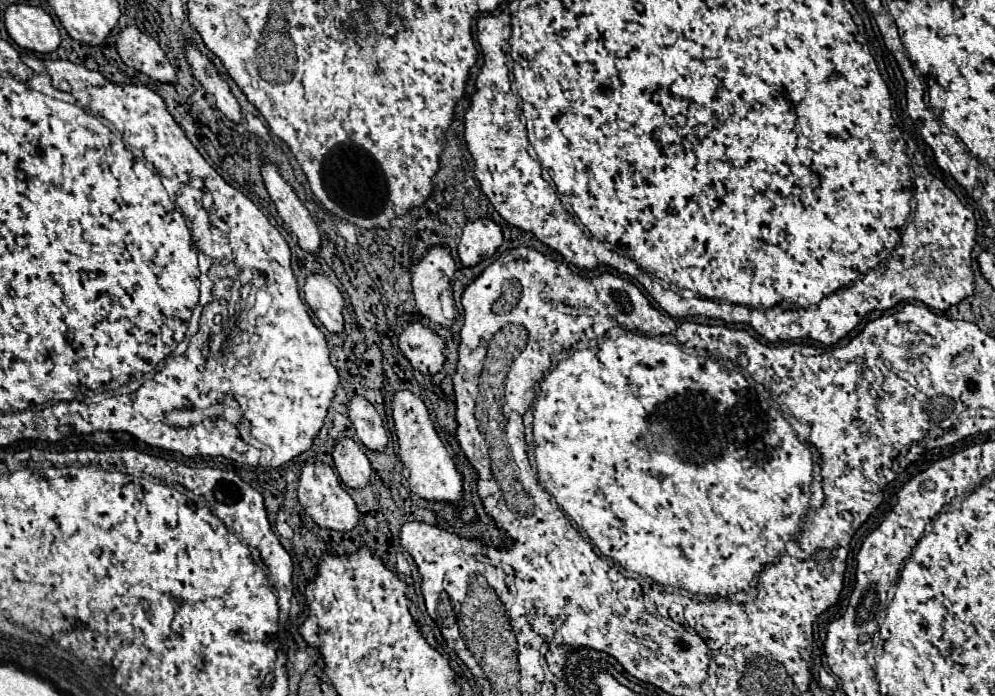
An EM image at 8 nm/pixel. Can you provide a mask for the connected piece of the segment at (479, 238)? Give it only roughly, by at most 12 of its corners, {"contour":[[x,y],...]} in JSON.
{"contour":[[492,219],[466,223],[458,255],[466,267],[492,257],[502,229]]}

